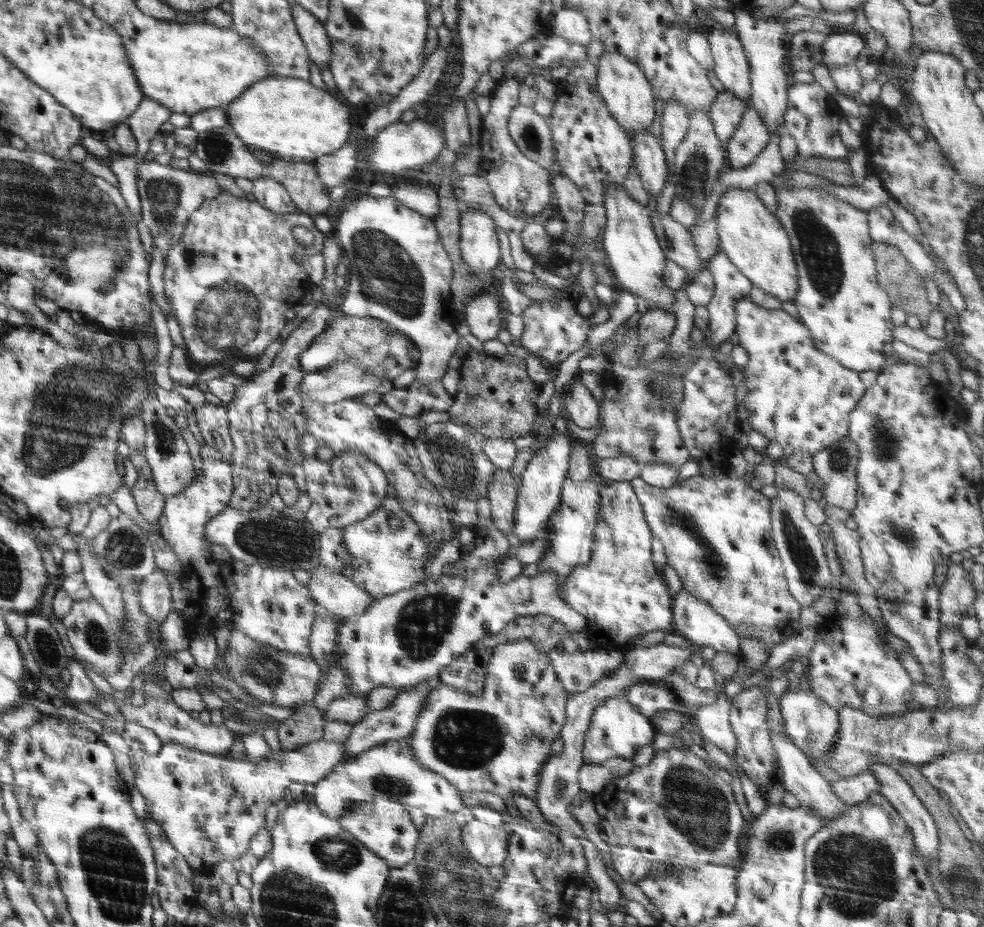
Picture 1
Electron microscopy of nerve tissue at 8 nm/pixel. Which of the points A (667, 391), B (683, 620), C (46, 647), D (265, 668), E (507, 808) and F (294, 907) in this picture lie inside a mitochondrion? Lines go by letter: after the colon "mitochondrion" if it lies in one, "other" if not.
A: mitochondrion
B: other
C: mitochondrion
D: mitochondrion
E: other
F: mitochondrion

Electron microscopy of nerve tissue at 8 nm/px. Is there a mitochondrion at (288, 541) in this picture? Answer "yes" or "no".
yes

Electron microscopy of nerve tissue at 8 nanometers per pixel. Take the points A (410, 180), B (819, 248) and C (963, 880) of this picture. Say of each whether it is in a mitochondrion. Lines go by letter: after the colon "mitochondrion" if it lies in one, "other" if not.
A: other
B: mitochondrion
C: mitochondrion

